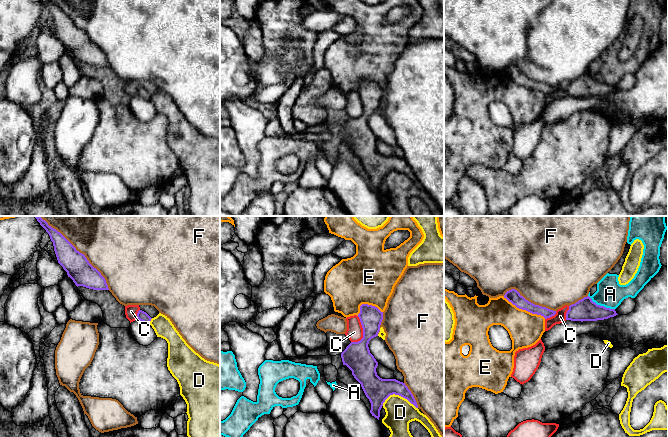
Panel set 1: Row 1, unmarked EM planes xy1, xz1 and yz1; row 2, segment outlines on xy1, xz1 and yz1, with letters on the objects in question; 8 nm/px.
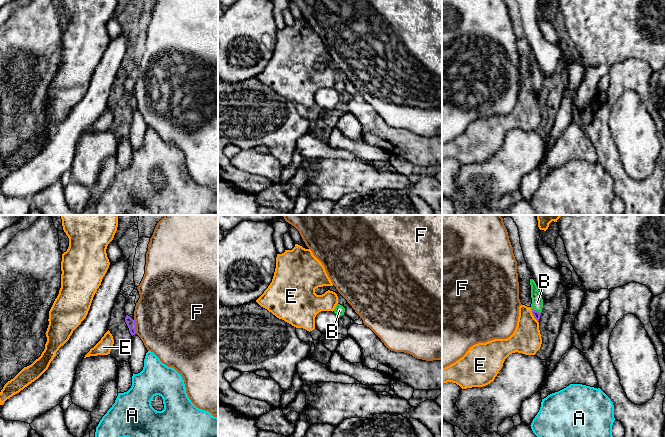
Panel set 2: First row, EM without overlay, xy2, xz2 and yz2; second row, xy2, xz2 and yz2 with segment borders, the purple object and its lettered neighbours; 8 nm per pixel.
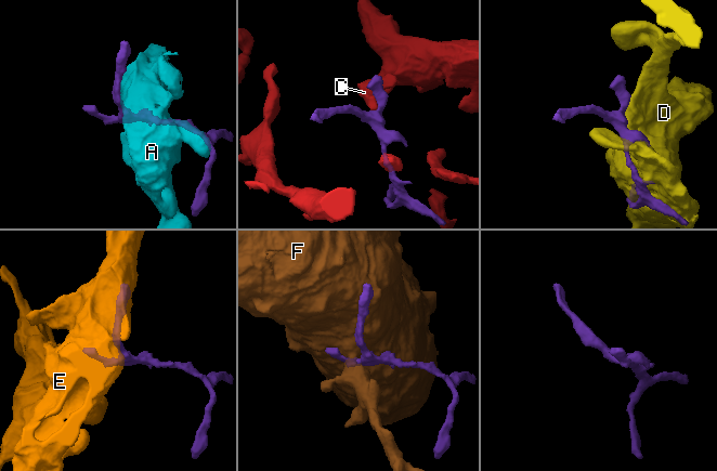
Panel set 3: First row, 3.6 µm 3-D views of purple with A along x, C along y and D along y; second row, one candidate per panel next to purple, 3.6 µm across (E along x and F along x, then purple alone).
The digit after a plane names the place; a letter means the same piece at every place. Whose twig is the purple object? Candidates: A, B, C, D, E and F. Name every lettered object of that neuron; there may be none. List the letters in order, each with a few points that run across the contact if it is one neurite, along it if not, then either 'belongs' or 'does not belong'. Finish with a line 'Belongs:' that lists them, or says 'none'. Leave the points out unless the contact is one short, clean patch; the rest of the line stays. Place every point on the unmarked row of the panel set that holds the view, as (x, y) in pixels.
A: does not belong
B: line yz2 (536, 90), (535, 86), (537, 78); belongs
C: line xz1 (357, 92), (362, 104), (362, 113), (357, 117), (351, 118); does not belong
D: does not belong
E: does not belong
F: does not belong
Belongs: B

